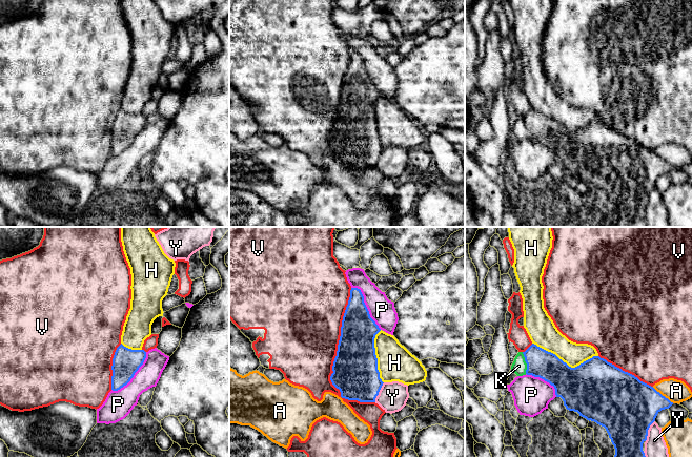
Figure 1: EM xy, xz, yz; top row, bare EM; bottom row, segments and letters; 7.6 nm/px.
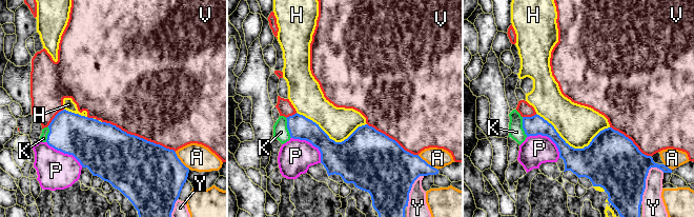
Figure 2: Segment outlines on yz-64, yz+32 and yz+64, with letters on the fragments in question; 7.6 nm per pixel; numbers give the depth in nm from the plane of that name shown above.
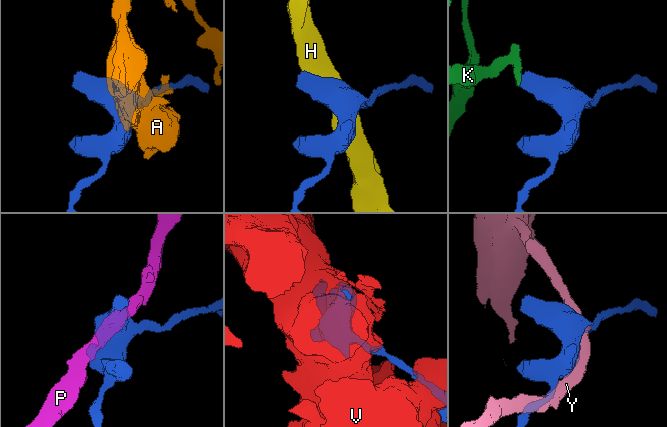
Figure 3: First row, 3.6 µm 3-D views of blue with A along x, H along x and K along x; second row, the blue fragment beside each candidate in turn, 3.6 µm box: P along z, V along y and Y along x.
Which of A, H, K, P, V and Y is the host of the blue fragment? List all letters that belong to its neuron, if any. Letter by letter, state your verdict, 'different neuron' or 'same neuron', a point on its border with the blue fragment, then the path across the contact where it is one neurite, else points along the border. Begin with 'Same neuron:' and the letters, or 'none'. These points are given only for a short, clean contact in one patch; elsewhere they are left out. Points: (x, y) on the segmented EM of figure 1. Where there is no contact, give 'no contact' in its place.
Same neuron: K
A: different neuron; contact yz (662, 395)
H: different neuron; contact yz (565, 362)
K: same neuron; contact yz (526, 362); way yz (547, 366), (540, 362), (526, 362), (518, 366)
P: different neuron; contact xz (365, 306)
V: different neuron; contact xz (334, 359)
Y: different neuron; contact yz (647, 431)

